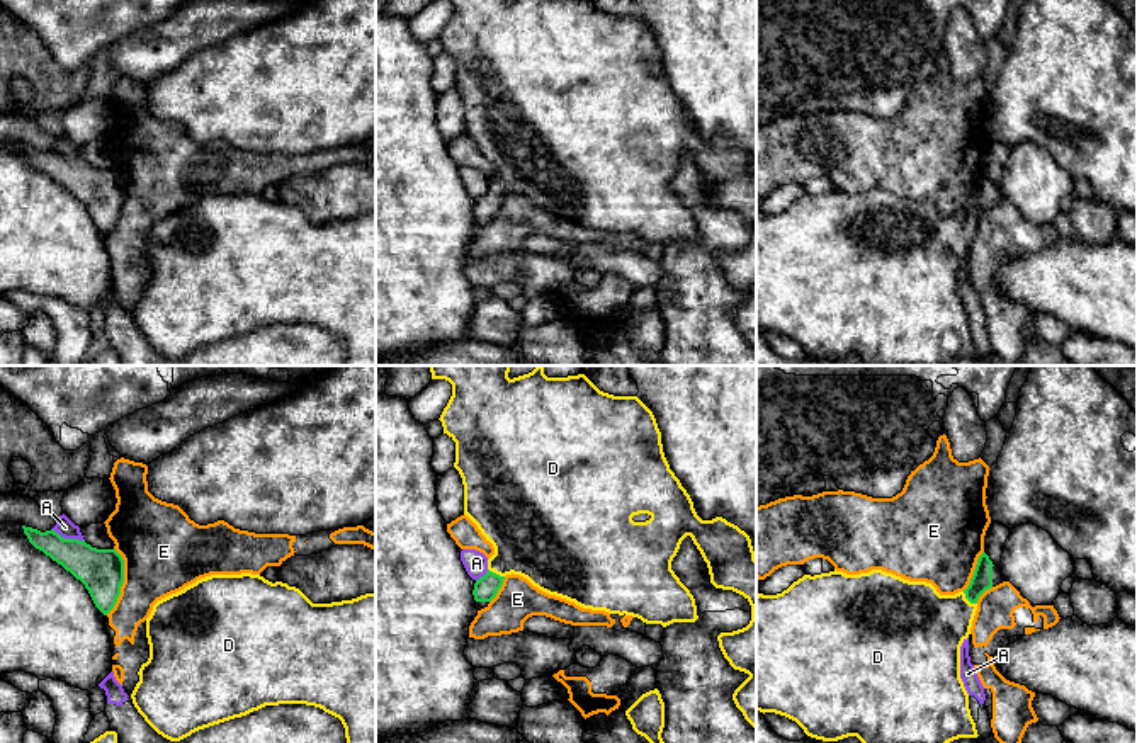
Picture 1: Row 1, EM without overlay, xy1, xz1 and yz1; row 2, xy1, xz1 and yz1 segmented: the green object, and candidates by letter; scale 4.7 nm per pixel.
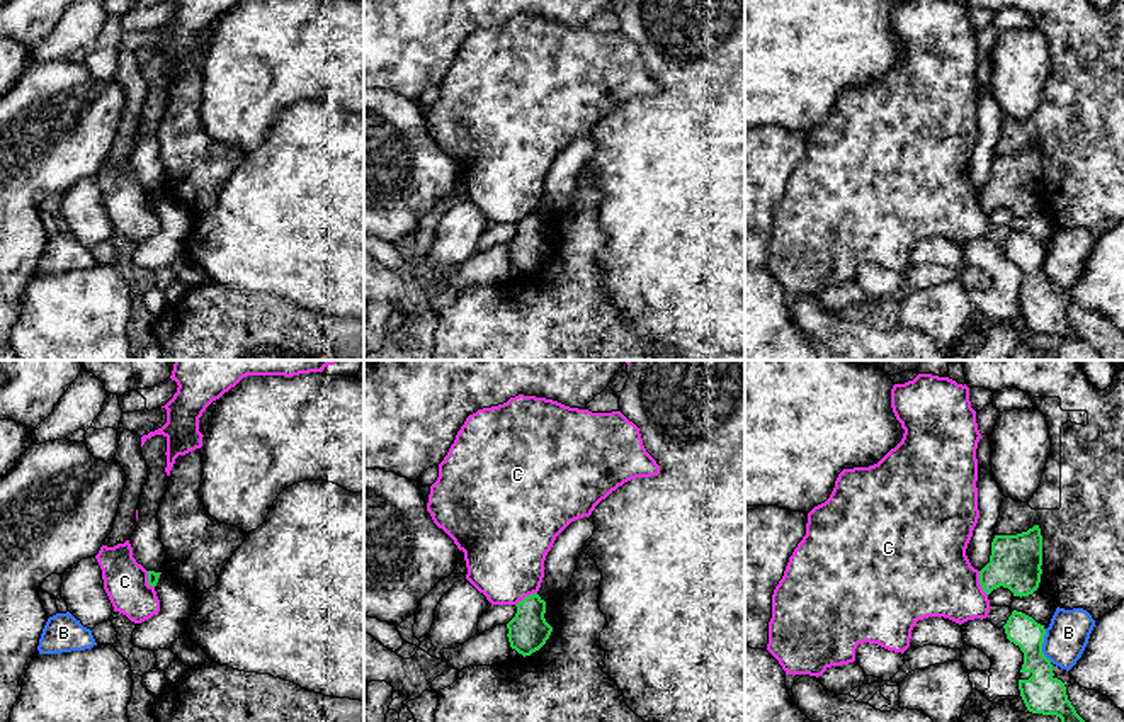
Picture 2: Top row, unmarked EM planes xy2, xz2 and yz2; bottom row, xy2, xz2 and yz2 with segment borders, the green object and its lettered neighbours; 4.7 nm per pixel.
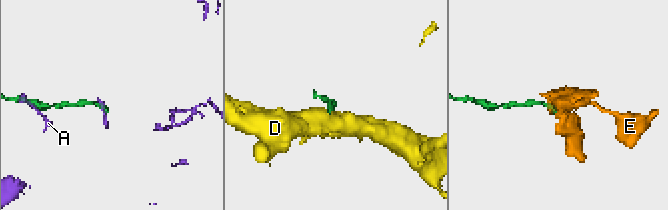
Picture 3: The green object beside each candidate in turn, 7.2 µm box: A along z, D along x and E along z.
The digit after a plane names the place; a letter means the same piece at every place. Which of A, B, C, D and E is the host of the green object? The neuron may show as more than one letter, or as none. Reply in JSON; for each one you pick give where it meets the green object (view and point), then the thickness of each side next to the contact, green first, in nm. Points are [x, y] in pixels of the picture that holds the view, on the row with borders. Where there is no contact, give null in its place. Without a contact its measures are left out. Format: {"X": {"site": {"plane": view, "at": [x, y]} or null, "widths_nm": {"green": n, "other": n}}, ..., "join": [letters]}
{"D": {"site": {"plane": "yz1", "at": [969, 601]}, "widths_nm": {"green": 100, "other": 360}}, "join": ["D"]}

